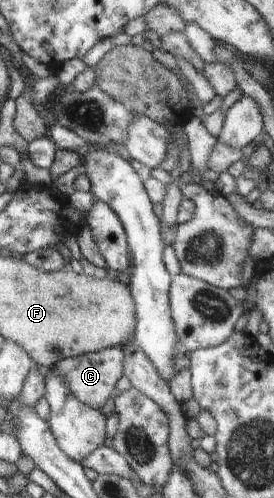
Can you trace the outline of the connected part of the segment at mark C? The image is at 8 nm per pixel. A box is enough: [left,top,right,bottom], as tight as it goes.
[53,346,125,409]

